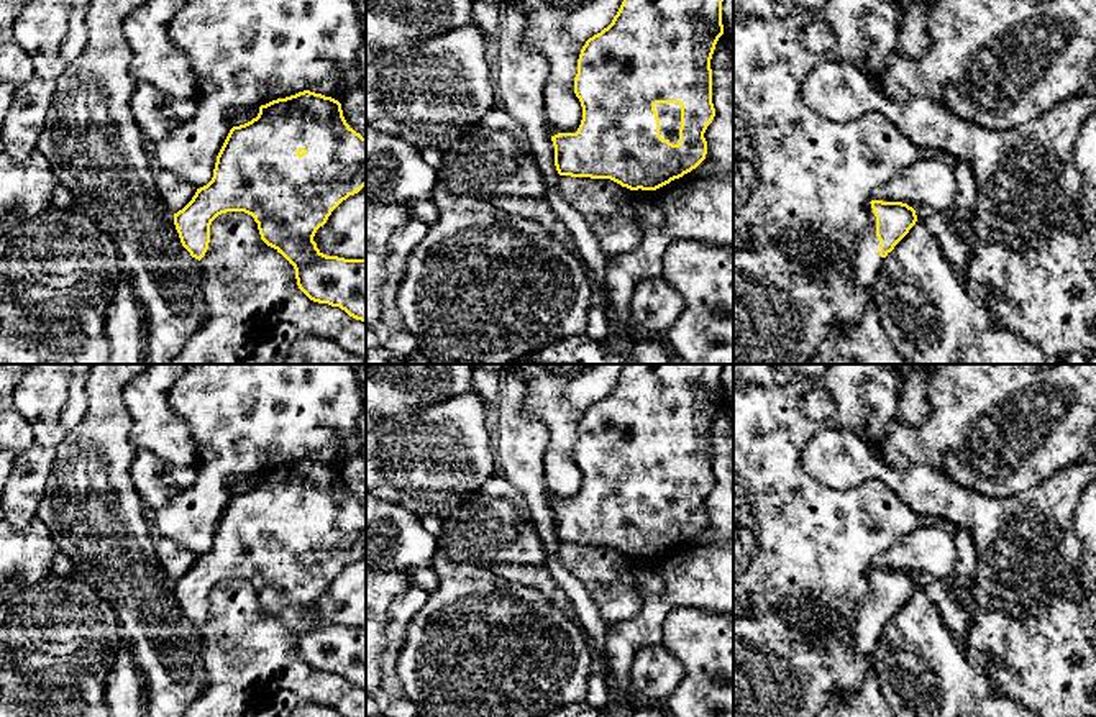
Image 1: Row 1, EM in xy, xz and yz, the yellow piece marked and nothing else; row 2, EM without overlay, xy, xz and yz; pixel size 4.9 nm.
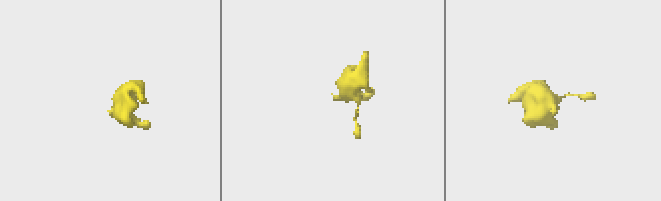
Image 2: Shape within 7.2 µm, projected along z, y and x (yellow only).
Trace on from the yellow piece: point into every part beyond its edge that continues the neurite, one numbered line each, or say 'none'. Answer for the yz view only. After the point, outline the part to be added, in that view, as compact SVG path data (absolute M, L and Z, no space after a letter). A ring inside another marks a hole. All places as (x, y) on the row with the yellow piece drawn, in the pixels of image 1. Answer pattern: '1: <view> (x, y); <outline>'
1: yz (788, 297); M871 203L853 256L852 281L830 259L837 251L837 244L814 231L761 249L733 251L733 364L809 364L835 327L850 328L863 318L875 281L883 274Z

